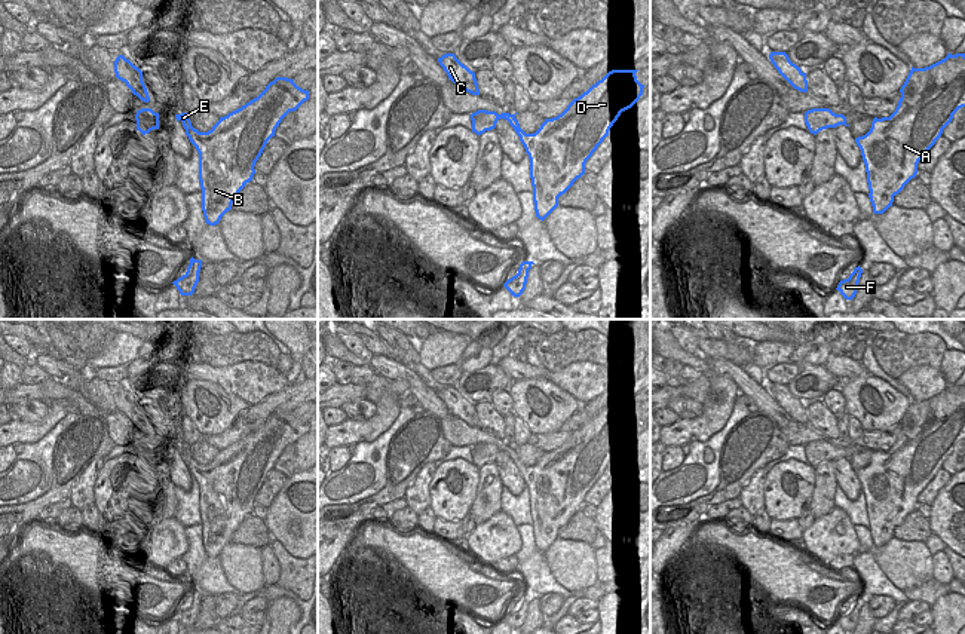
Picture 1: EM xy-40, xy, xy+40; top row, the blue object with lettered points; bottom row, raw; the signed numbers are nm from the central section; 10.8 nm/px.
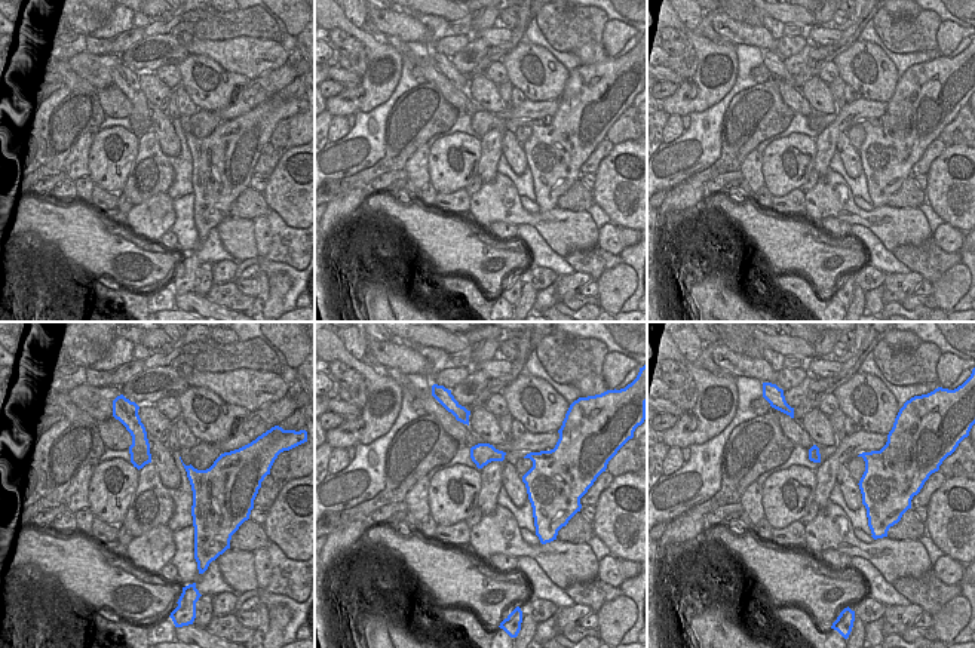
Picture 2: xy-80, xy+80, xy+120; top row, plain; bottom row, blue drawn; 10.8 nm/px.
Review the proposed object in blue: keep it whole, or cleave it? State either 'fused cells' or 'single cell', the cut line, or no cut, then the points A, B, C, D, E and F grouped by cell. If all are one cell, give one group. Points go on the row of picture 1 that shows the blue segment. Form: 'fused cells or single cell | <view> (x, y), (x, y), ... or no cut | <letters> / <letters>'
fused cells | xy+40 (808, 110), (817, 121), (826, 119), (832, 126) | A B D E F / C

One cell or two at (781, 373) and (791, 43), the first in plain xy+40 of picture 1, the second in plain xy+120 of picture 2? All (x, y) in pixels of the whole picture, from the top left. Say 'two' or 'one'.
one

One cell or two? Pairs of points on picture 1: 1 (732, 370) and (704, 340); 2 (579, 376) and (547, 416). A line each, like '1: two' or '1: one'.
1: two
2: two

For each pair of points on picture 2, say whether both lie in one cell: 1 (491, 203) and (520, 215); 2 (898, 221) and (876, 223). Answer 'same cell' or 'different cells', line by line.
1: same cell
2: same cell

